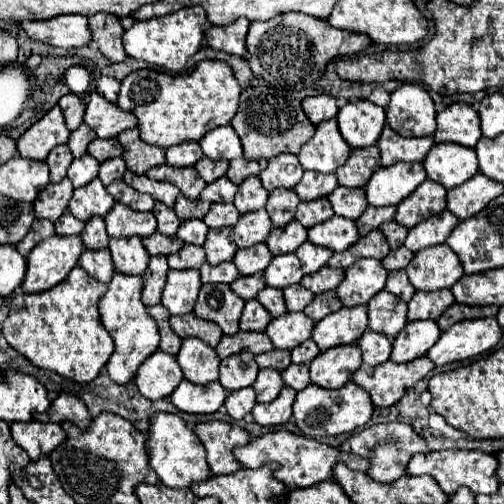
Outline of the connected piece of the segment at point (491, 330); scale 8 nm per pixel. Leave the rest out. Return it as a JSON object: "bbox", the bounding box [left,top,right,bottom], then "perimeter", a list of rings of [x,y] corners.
{"bbox":[426,317,502,367],"perimeter":[[[494,317],[460,321],[442,333],[442,337],[436,341],[426,357],[432,359],[434,365],[442,367],[454,361],[476,357],[496,347],[500,337],[502,329],[498,327],[498,321]]]}

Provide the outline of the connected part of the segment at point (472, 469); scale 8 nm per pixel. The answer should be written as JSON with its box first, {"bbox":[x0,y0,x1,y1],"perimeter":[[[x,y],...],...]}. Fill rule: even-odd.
{"bbox":[408,449,500,495],"perimeter":[[[458,449],[414,455],[414,459],[410,459],[408,463],[408,475],[432,475],[446,495],[454,495],[458,487],[468,487],[474,493],[494,495],[500,487],[496,469],[498,469],[496,455],[490,455],[484,451],[458,451]]]}

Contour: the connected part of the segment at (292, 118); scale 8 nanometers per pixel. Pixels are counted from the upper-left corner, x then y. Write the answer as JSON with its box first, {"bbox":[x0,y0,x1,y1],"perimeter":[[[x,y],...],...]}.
{"bbox":[230,85,314,159],"perimeter":[[[254,85],[246,87],[240,95],[240,107],[234,119],[230,121],[234,131],[238,133],[244,157],[246,159],[272,159],[280,153],[298,153],[300,147],[312,139],[314,125],[308,121],[300,107],[300,99],[296,99],[290,91],[278,89],[272,85]]]}

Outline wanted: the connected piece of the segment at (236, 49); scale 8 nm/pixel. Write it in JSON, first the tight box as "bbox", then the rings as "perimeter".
{"bbox":[204,17,250,57],"perimeter":[[[240,17],[238,21],[234,21],[228,27],[210,25],[208,31],[204,31],[204,39],[206,39],[208,47],[212,47],[216,51],[224,51],[228,55],[244,57],[246,55],[248,25],[250,25],[250,21],[244,17]]]}

